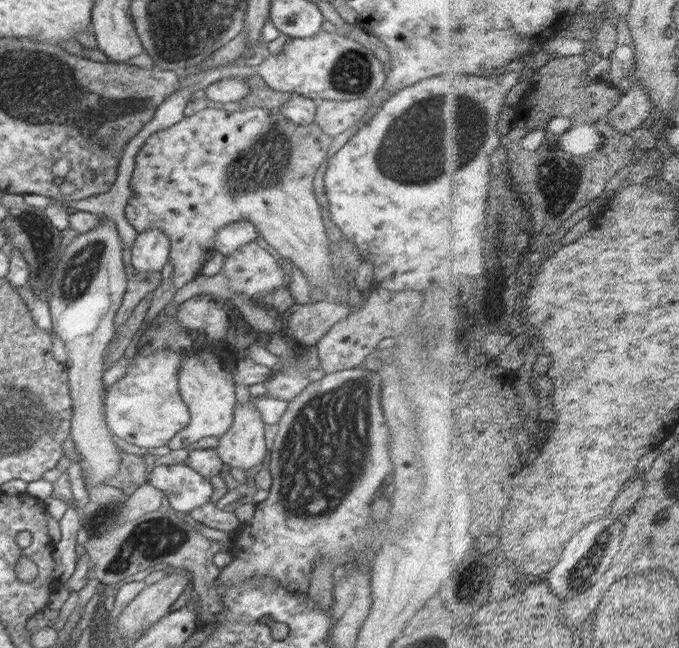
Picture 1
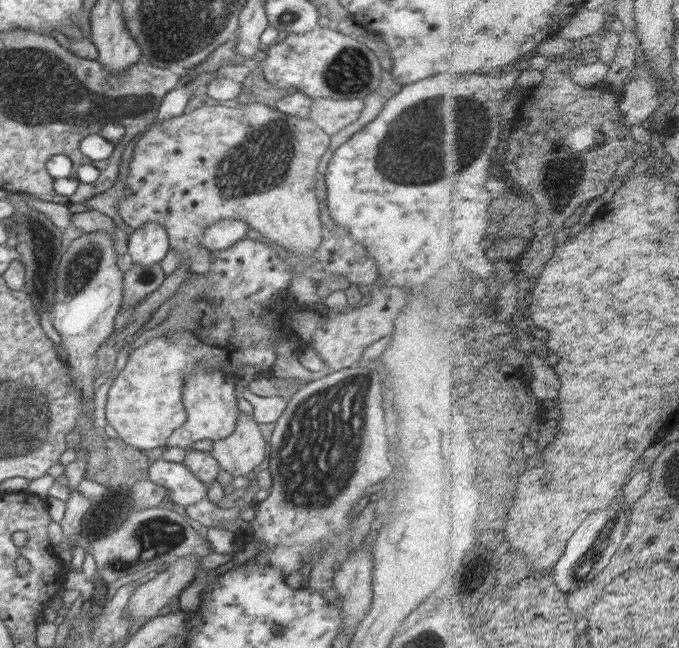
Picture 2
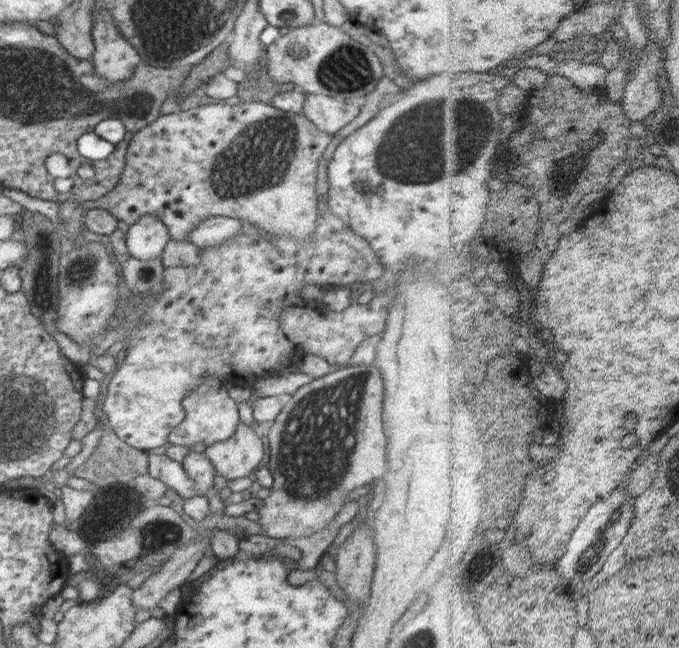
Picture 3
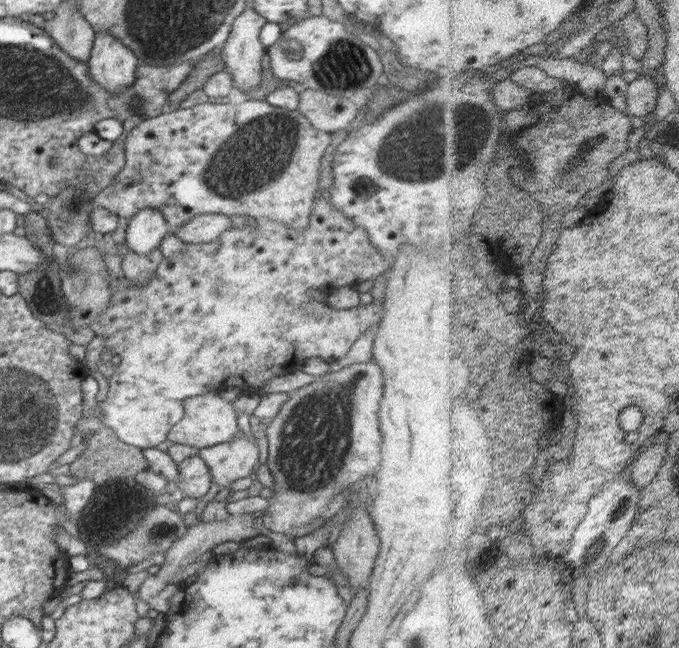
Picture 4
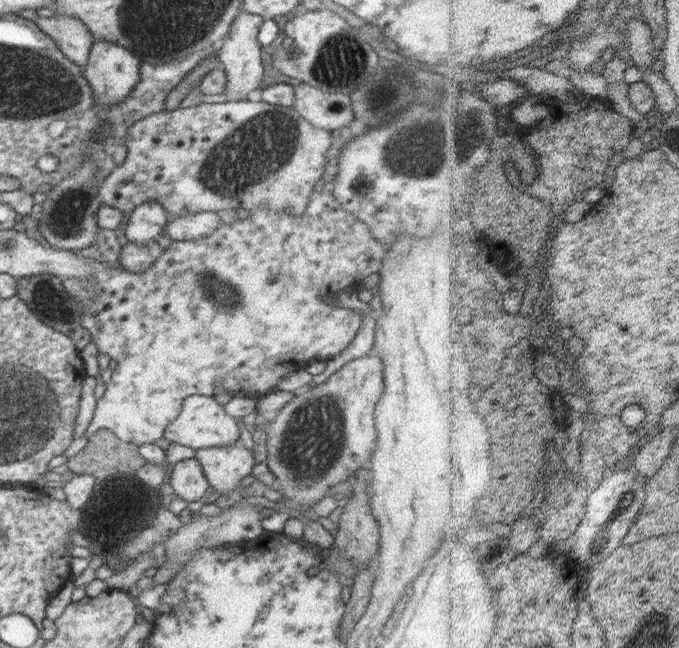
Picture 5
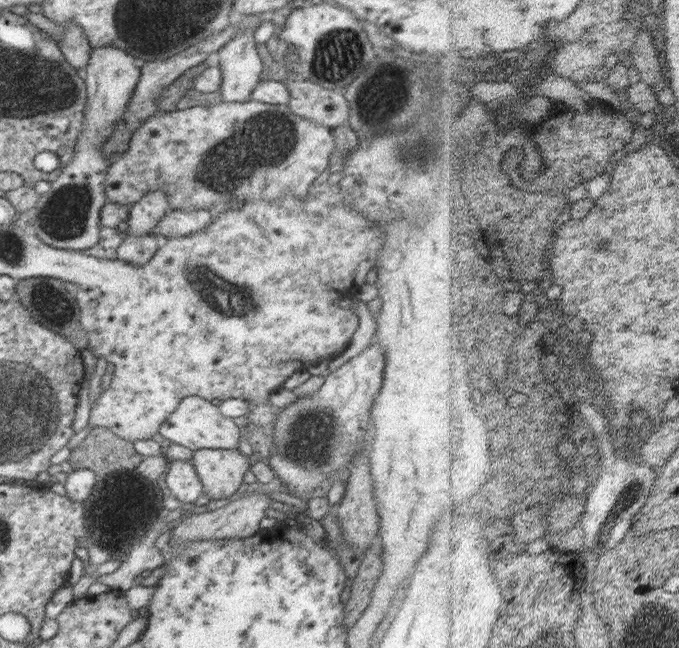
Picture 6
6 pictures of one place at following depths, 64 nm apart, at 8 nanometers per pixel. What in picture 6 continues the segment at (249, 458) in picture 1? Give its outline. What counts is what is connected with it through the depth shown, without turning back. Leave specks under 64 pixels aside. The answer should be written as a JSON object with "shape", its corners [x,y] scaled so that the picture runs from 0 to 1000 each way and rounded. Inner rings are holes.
{"shape":[[[295,693],[280,710],[295,735],[300,762],[314,770],[339,770],[358,752],[358,738],[368,725],[367,705],[351,693]]]}

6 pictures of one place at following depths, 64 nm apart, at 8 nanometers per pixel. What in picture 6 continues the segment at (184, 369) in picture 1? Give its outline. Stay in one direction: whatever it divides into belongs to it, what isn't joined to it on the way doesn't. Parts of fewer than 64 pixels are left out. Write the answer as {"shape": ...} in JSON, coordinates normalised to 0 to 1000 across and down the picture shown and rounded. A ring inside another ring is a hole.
{"shape":[[[277,611],[265,622],[262,631],[242,647],[236,656],[236,670],[250,682],[274,688],[283,696],[295,693],[351,693],[351,682],[359,662],[352,660],[343,645],[321,636],[320,628],[295,611]]]}

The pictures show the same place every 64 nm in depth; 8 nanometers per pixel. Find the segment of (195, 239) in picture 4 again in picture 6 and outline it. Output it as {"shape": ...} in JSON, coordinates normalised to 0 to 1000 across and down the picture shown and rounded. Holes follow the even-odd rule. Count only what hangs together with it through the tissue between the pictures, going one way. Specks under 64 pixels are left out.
{"shape":[[[253,323],[225,353],[225,364],[239,361],[244,367],[268,367],[299,355],[315,341],[306,323]]]}

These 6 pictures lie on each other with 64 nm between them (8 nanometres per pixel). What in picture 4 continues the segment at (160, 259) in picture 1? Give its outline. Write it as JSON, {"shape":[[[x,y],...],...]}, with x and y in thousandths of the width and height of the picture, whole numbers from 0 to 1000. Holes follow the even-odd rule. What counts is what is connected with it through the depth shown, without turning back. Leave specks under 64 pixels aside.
{"shape":[[[212,321],[200,326],[189,340],[186,375],[191,386],[202,392],[216,392],[234,383],[242,364],[250,361],[250,353],[239,327],[233,323]]]}

